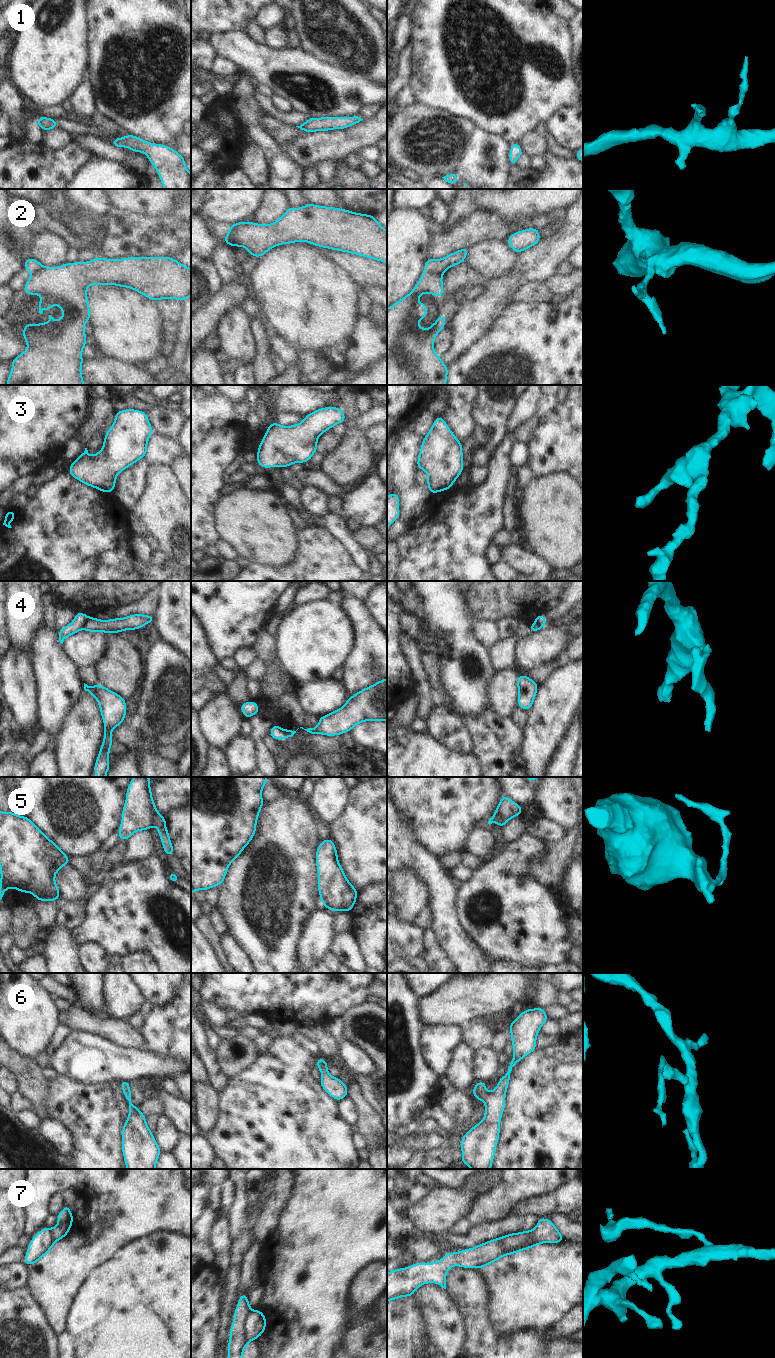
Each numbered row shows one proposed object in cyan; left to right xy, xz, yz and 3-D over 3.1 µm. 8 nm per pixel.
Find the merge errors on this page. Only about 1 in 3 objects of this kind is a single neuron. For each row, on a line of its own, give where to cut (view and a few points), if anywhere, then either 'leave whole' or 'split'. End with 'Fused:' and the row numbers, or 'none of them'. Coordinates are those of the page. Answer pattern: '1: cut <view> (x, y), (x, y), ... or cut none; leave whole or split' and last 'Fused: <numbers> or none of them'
1: cut none; leave whole
2: cut yz (424, 271), (441, 275); split
3: cut none; leave whole
4: cut xy (88, 617), (82, 628); split
5: cut yz (493, 815), (497, 814), (507, 820); split
6: cut none; leave whole
7: cut xz (250, 1311), (246, 1321), (247, 1341); split
Fused: 2, 4, 5, 7

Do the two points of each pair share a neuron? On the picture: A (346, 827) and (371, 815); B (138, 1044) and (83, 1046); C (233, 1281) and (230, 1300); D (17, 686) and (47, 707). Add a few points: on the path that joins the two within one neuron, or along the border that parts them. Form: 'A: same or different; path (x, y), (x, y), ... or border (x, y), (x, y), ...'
A: same; path (352, 827), (359, 827), (365, 821)
B: different; border (98, 1035), (124, 1047), (142, 1050)
C: same; path (233, 1286), (233, 1295)
D: different; border (35, 677), (38, 724)

